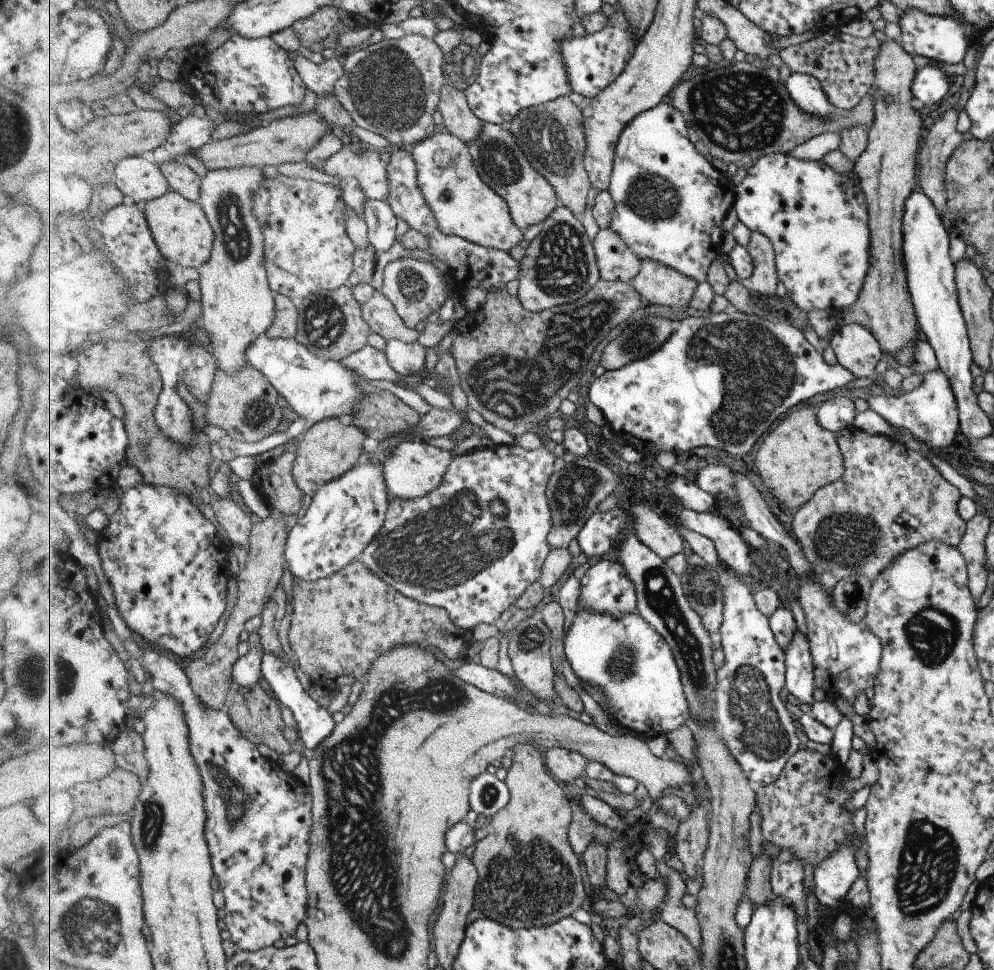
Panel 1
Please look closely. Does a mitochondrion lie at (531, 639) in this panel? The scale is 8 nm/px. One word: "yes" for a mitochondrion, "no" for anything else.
yes

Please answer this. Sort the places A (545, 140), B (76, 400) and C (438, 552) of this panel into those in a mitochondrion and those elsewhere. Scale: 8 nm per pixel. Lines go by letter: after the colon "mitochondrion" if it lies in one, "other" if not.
A: mitochondrion
B: other
C: mitochondrion

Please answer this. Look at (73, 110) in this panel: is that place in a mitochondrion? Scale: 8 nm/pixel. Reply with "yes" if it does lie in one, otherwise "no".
no

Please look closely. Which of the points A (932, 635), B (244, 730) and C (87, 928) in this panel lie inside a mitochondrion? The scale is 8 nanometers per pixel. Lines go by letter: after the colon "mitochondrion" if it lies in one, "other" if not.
A: mitochondrion
B: other
C: mitochondrion

